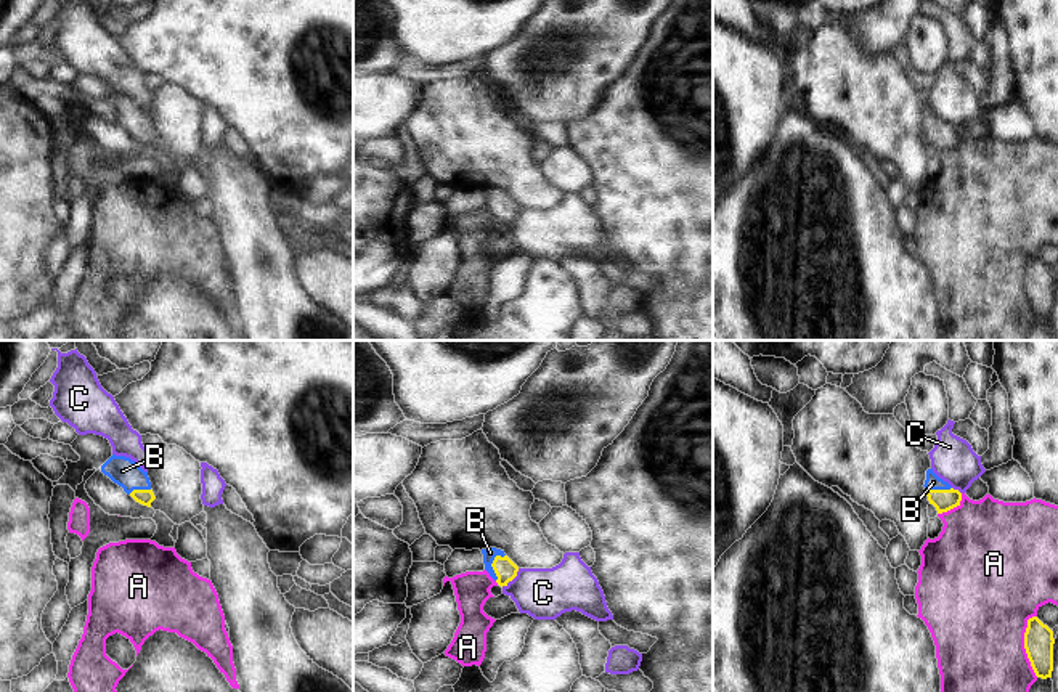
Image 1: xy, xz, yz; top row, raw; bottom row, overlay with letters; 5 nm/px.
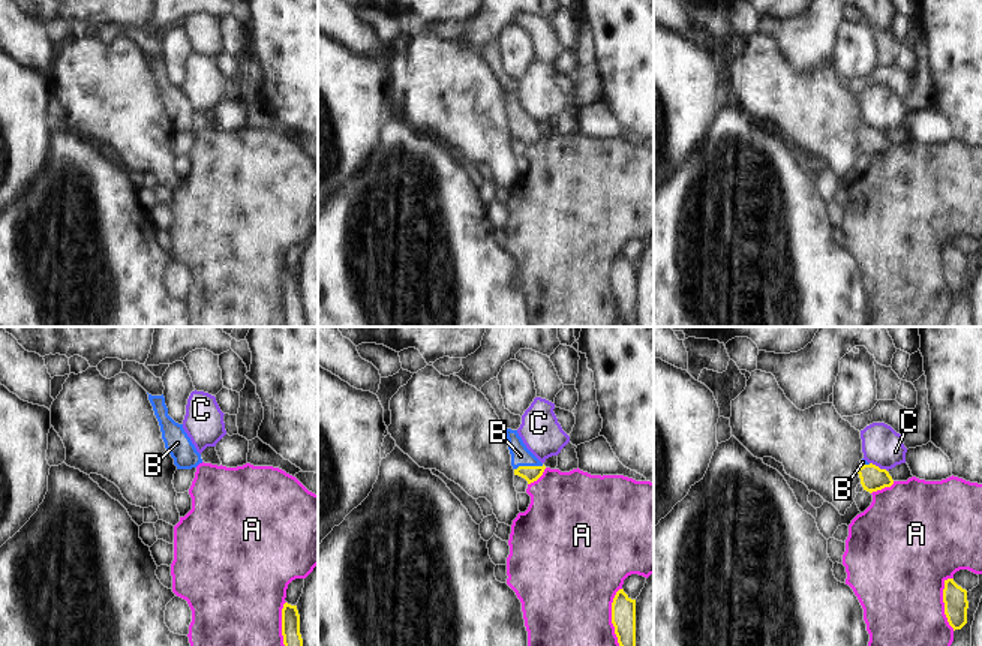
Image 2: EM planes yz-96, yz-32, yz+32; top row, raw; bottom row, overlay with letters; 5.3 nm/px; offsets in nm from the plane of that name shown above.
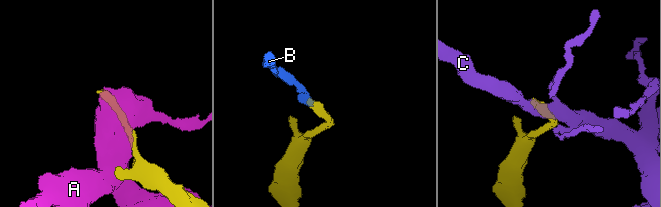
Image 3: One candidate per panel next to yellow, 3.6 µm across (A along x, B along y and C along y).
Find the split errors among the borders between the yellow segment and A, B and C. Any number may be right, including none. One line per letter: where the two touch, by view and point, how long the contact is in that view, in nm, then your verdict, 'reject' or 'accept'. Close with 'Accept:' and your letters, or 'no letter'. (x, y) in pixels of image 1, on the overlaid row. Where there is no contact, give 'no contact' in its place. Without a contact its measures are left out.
A: meets yellow in yz at (1025, 646); contact 320 nm long; reject
B: meets yellow in xz at (492, 564); contact 140 nm long; accept
C: meets yellow in xz at (511, 580); contact 130 nm long; reject
Accept: B

